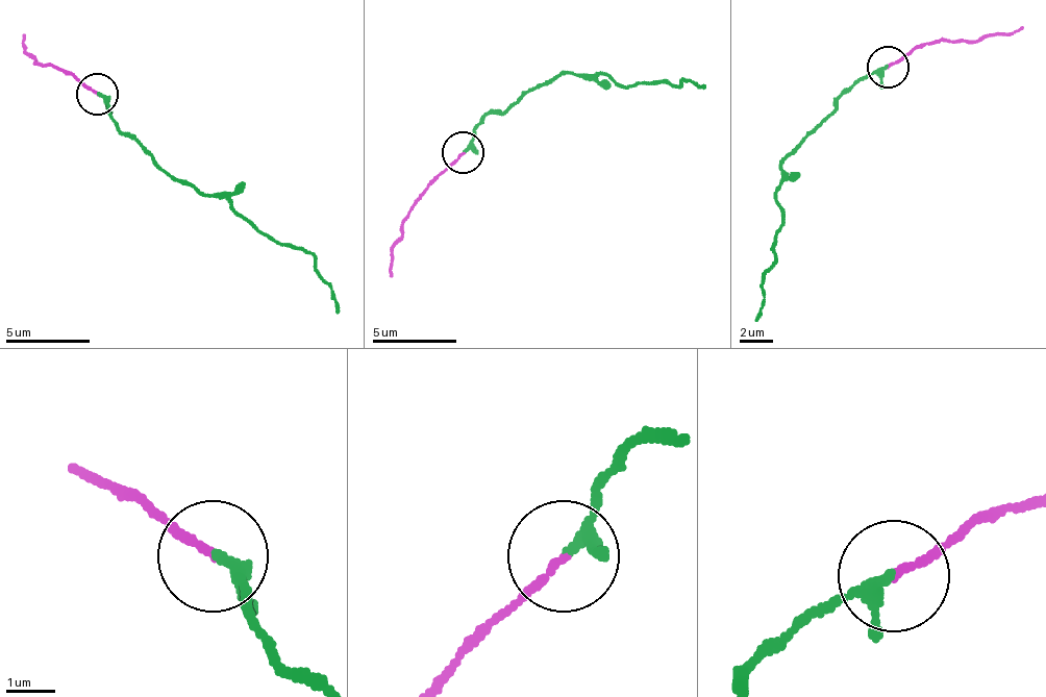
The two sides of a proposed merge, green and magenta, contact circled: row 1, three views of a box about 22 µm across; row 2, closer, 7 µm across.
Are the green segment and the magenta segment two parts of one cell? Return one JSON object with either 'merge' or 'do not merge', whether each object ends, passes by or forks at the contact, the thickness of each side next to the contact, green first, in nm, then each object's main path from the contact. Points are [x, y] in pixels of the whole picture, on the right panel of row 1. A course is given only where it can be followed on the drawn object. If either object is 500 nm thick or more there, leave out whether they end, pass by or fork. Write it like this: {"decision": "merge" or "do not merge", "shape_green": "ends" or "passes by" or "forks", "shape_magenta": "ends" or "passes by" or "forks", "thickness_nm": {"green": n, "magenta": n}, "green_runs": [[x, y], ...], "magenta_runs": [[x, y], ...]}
{"decision": "merge", "shape_green": "passes by", "shape_magenta": "ends", "thickness_nm": {"green": 190, "magenta": 140}, "green_runs": [[889, 68], [855, 78], [780, 170], [781, 224], [756, 320]], "magenta_runs": [[889, 68], [918, 48], [1022, 27]]}

